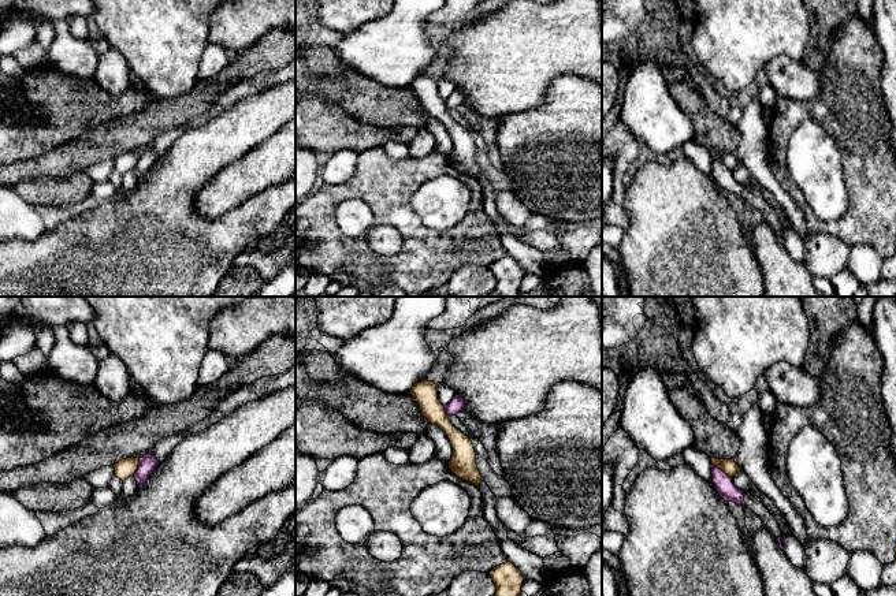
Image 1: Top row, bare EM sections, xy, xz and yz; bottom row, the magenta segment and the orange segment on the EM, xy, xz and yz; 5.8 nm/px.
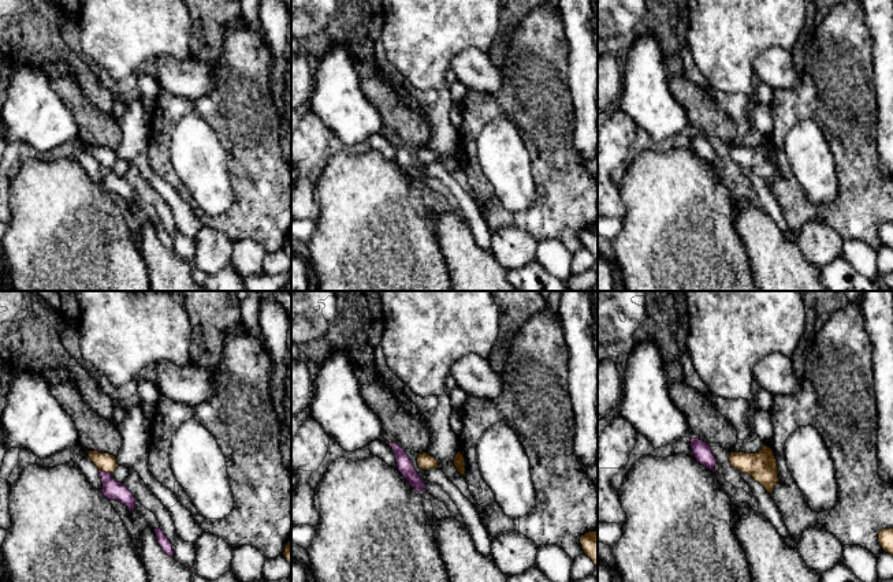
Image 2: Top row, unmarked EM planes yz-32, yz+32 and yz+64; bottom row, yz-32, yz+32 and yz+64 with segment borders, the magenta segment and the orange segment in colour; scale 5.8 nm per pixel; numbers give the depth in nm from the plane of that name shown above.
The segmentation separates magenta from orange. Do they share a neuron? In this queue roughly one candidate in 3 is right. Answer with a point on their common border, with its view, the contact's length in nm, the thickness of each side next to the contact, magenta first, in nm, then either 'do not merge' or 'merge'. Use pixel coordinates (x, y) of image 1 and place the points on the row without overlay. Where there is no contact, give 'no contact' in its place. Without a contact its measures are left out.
contact yz (720, 163); length 150 nm; calibres 110 and 90 nm; do not merge

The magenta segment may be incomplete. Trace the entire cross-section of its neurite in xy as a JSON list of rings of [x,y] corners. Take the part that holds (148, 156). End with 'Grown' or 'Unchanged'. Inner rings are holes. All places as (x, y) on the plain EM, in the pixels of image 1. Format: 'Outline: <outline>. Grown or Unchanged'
Outline: [[[153,146],[145,148],[142,152],[140,152],[138,163],[134,167],[138,182],[146,176],[146,174],[155,165],[156,161],[157,153]]]. Unchanged

